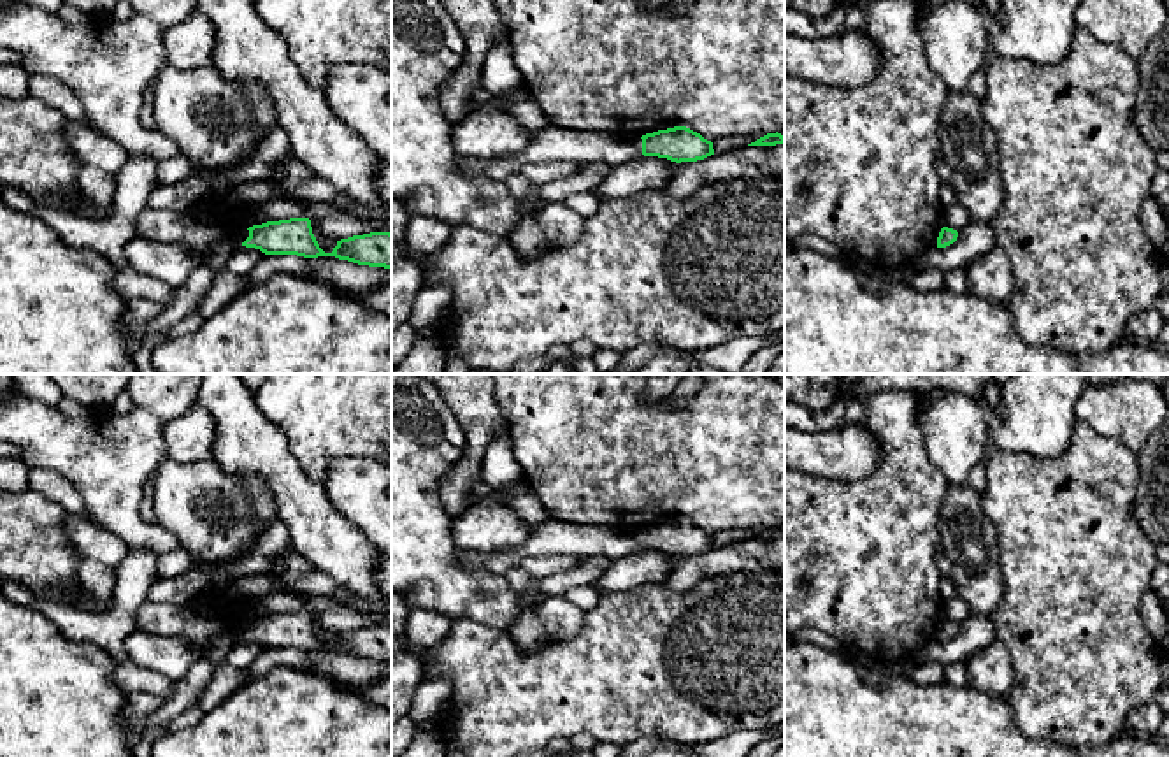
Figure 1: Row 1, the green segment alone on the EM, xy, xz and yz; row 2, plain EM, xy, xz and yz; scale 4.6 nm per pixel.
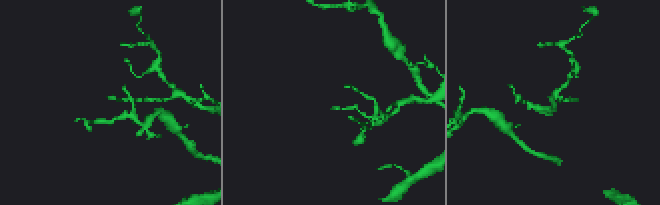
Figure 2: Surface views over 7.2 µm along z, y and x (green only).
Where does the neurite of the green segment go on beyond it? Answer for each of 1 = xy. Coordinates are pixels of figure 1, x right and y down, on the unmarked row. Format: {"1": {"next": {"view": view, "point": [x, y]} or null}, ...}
{"1": {"next": {"view": "xy", "point": [174, 620]}}}

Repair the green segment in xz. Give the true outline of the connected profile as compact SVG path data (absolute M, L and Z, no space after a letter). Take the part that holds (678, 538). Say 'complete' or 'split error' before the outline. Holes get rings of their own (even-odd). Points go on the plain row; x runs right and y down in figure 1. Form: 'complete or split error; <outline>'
split error; M551 518L539 529L530 530L521 544L504 553L521 557L574 555L583 559L606 555L614 560L642 550L681 557L704 553L711 548L714 548L713 536L686 520L621 534L609 527L565 523Z

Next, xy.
split error; M146 601L137 609L135 624L139 631L186 638L198 646L204 646L218 634L230 632L233 639L255 641L265 648L335 650L358 659L391 664L390 625L370 625L341 632L332 646L325 646L312 627L309 611L267 615L228 629L219 618L202 616L193 608Z

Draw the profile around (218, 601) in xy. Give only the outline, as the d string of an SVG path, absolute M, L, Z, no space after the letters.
M228 583L214 585L209 592L200 594L195 611L202 616L216 616L228 629L249 622L249 601L240 601L226 590Z

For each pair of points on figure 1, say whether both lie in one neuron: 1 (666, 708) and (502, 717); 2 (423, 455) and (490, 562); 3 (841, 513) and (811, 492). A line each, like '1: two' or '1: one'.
1: one
2: two
3: one

